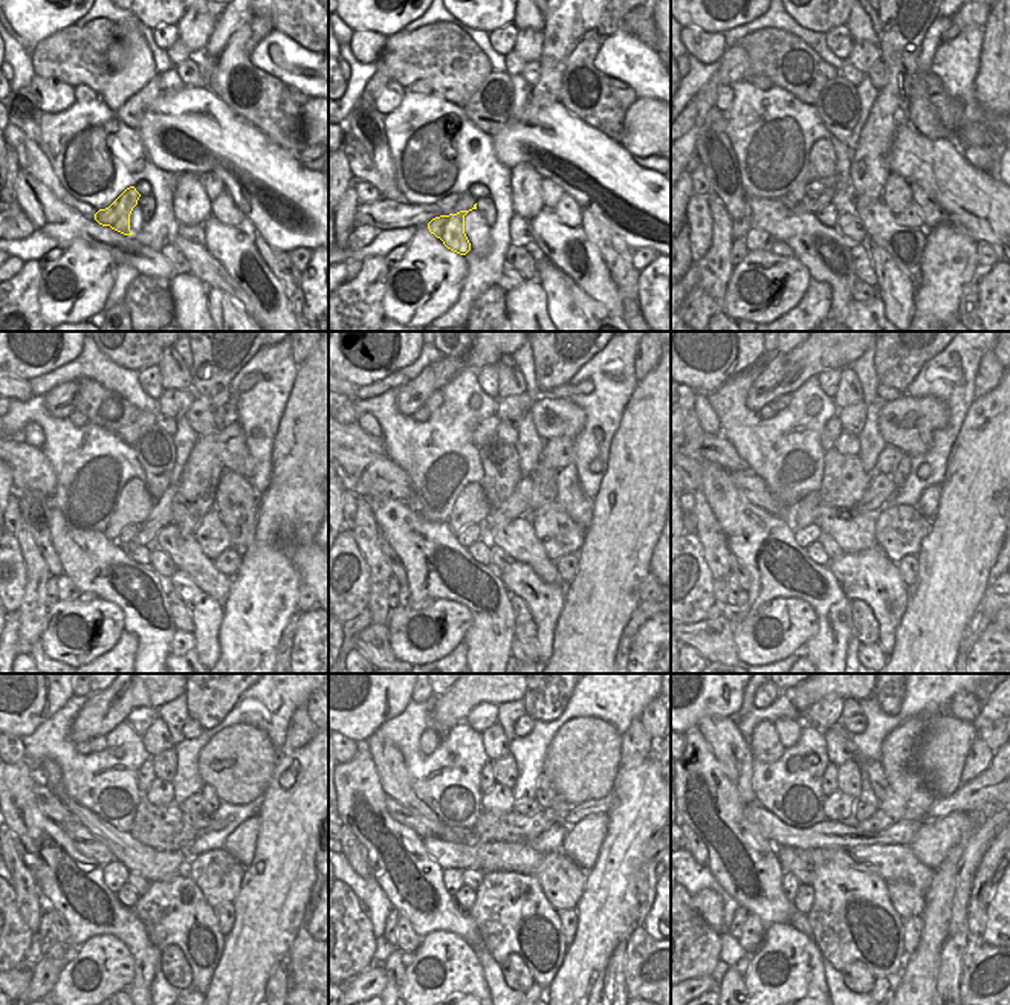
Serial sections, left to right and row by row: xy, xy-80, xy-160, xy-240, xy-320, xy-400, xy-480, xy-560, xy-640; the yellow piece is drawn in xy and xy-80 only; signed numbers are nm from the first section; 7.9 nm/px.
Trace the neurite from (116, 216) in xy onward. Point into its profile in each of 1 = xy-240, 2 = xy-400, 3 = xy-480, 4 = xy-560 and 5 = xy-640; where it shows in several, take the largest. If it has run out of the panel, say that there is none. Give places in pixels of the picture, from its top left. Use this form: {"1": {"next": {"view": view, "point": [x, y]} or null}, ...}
{"1": {"next": {"view": "xy-240", "point": [66, 588]}}, "2": {"next": {"view": "xy-400", "point": [741, 599]}}, "3": {"next": {"view": "xy-480", "point": [57, 950]}}, "4": {"next": {"view": "xy-560", "point": [394, 969]}}, "5": {"next": {"view": "xy-640", "point": [732, 984]}}}

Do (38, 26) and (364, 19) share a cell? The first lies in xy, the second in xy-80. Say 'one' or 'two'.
one

